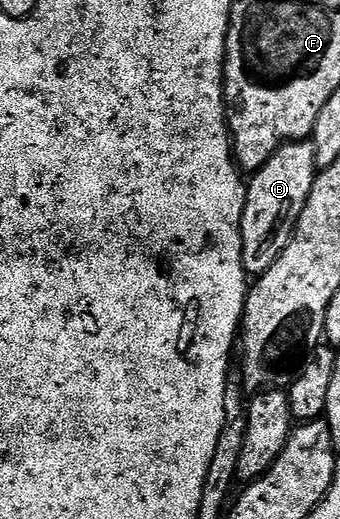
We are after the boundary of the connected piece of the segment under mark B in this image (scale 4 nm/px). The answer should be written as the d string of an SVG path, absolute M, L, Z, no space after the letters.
M306 139L281 145L271 155L269 162L265 162L265 166L261 166L258 172L250 177L239 231L243 268L248 277L264 276L269 266L273 266L273 262L281 258L285 246L289 246L301 218L301 210L305 210L305 202L313 190L316 175L315 145L310 139Z

